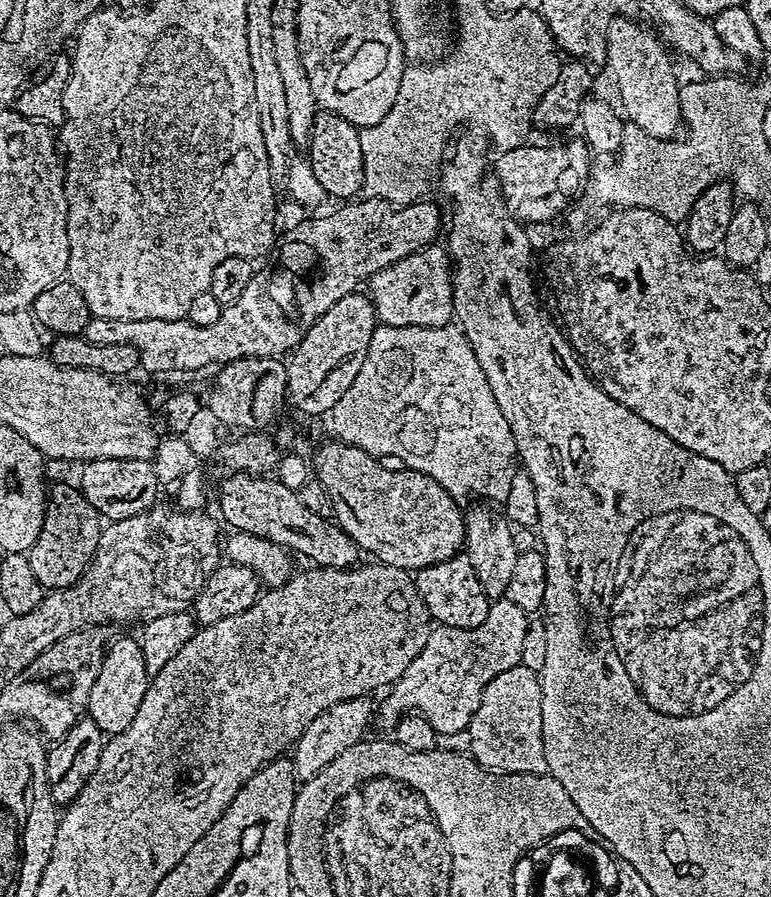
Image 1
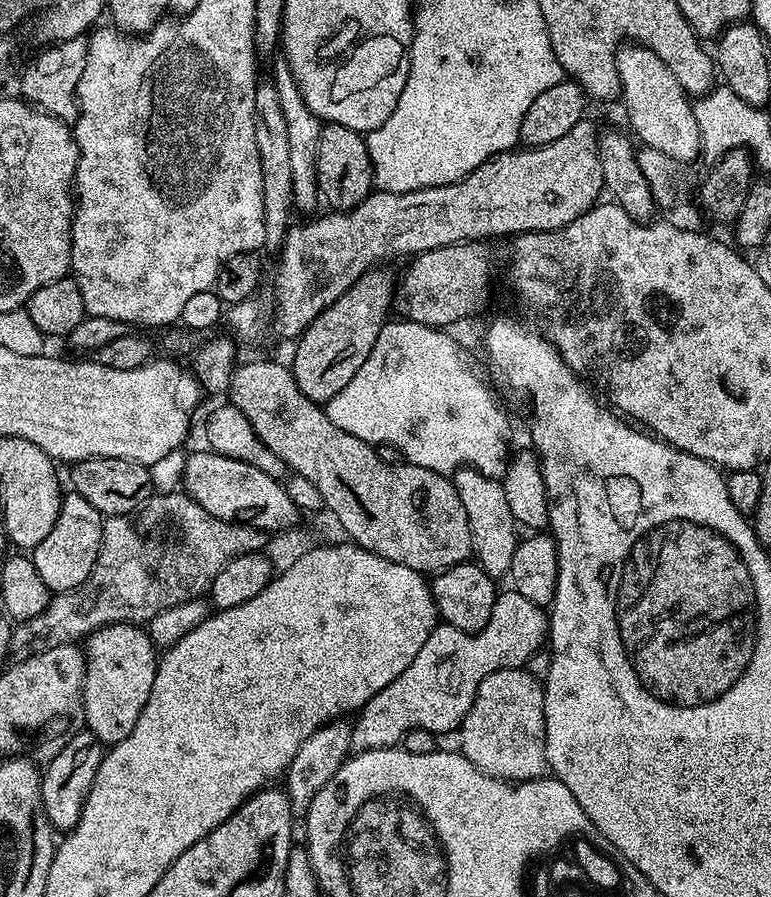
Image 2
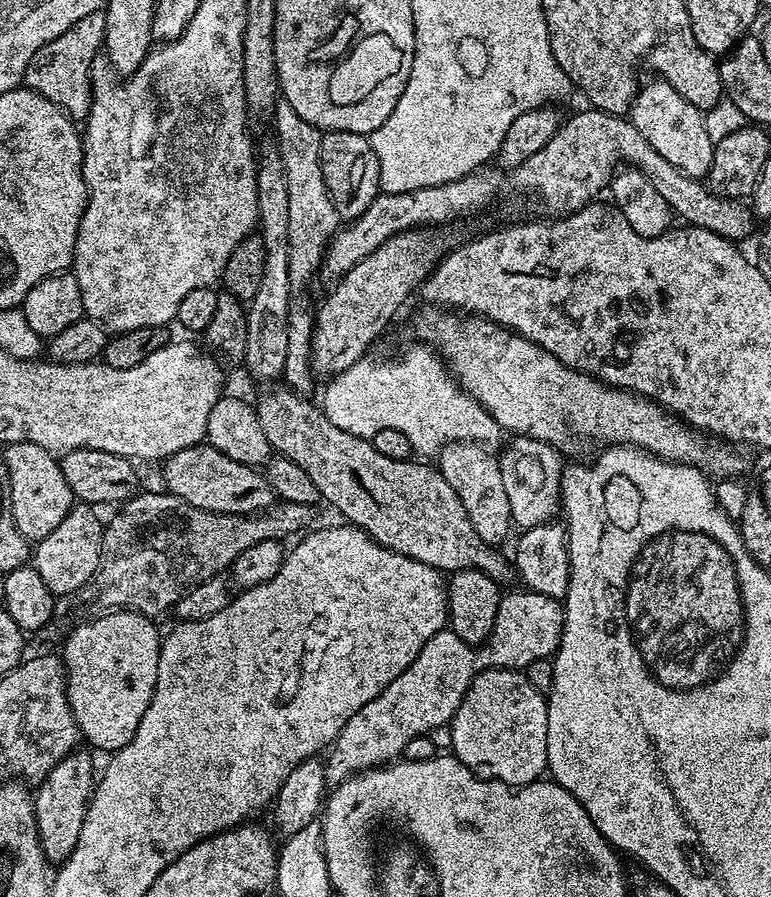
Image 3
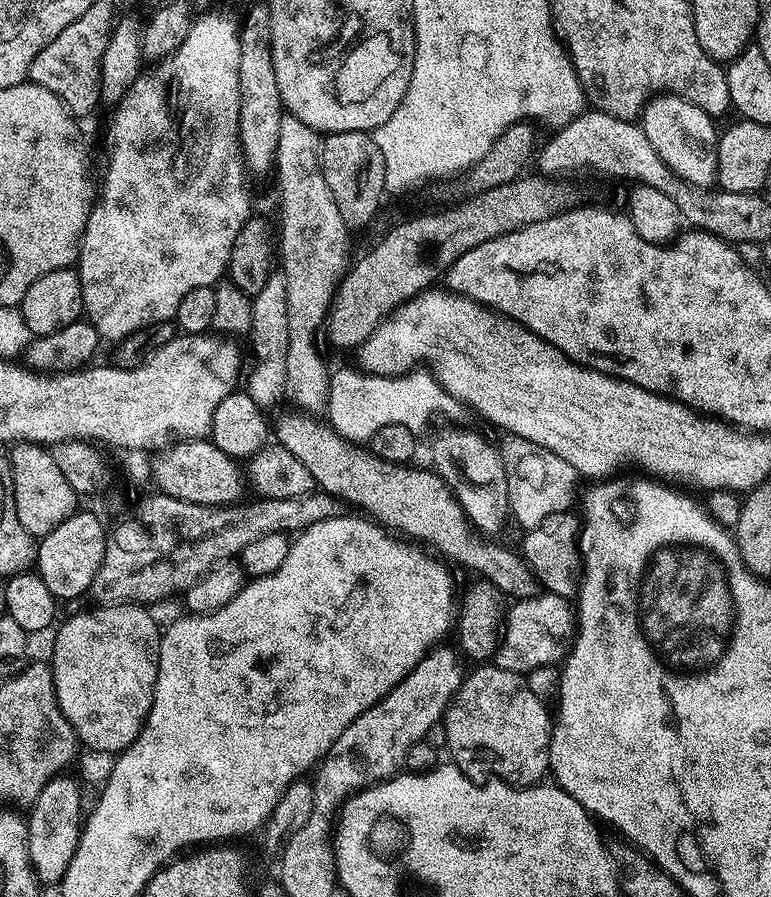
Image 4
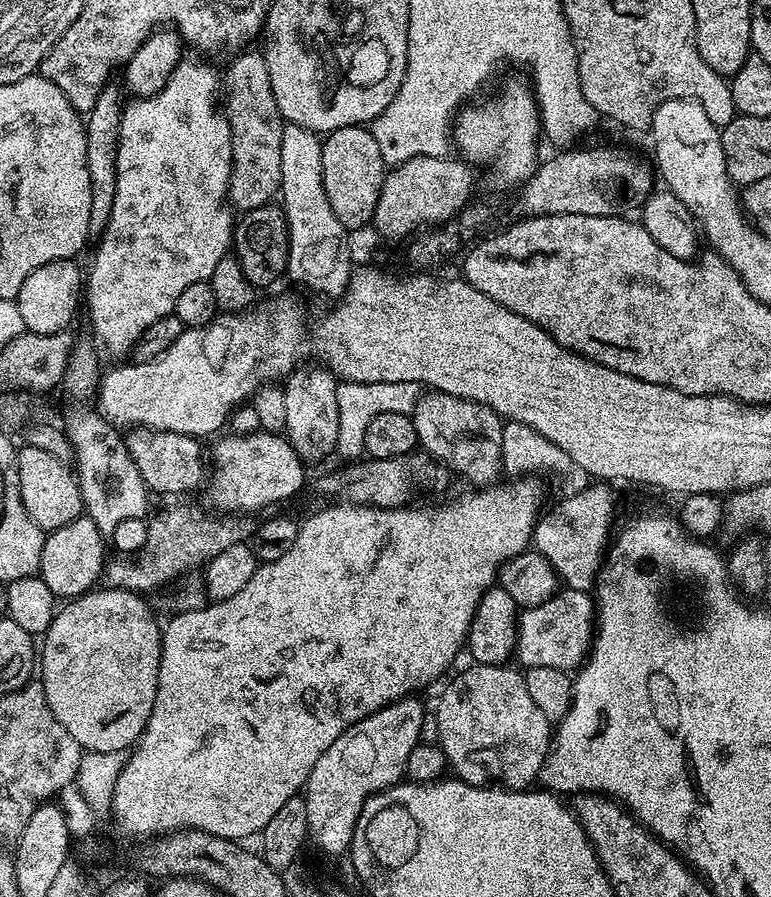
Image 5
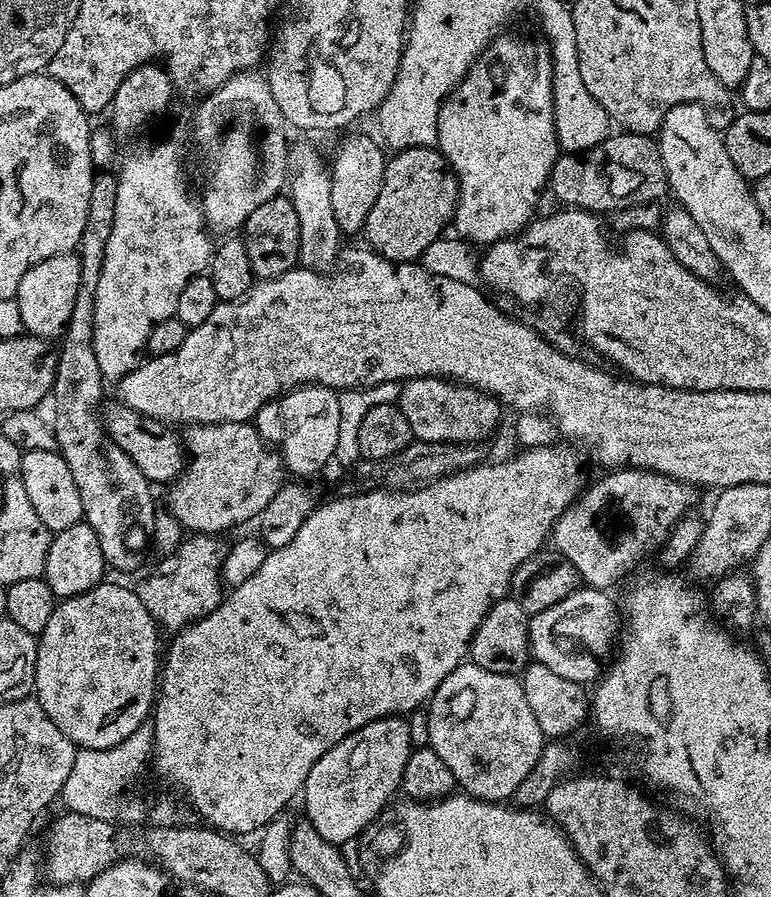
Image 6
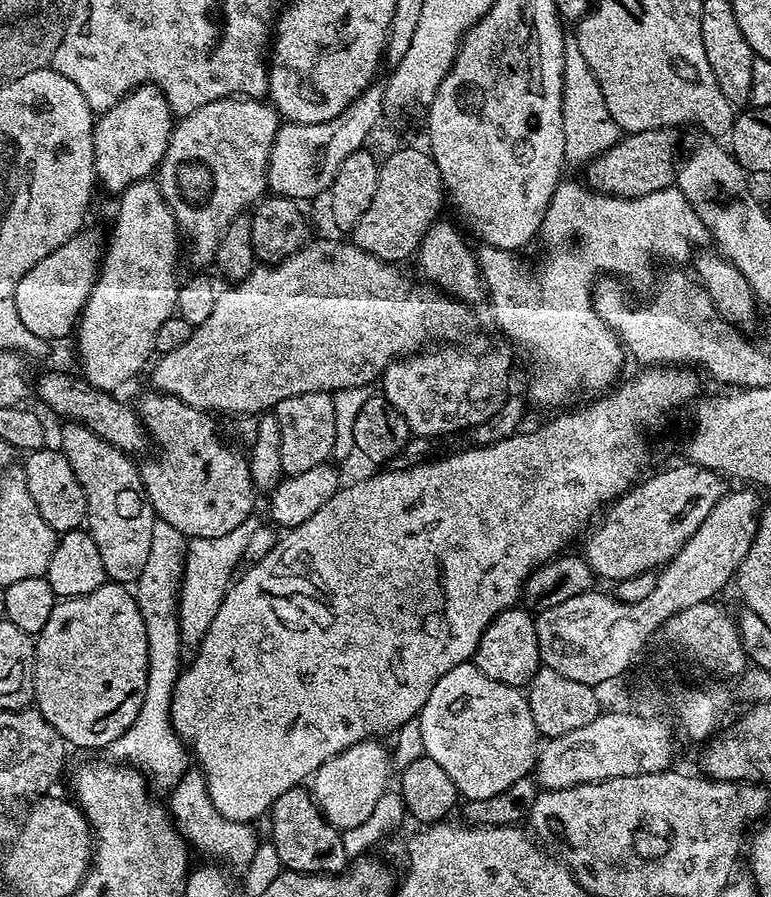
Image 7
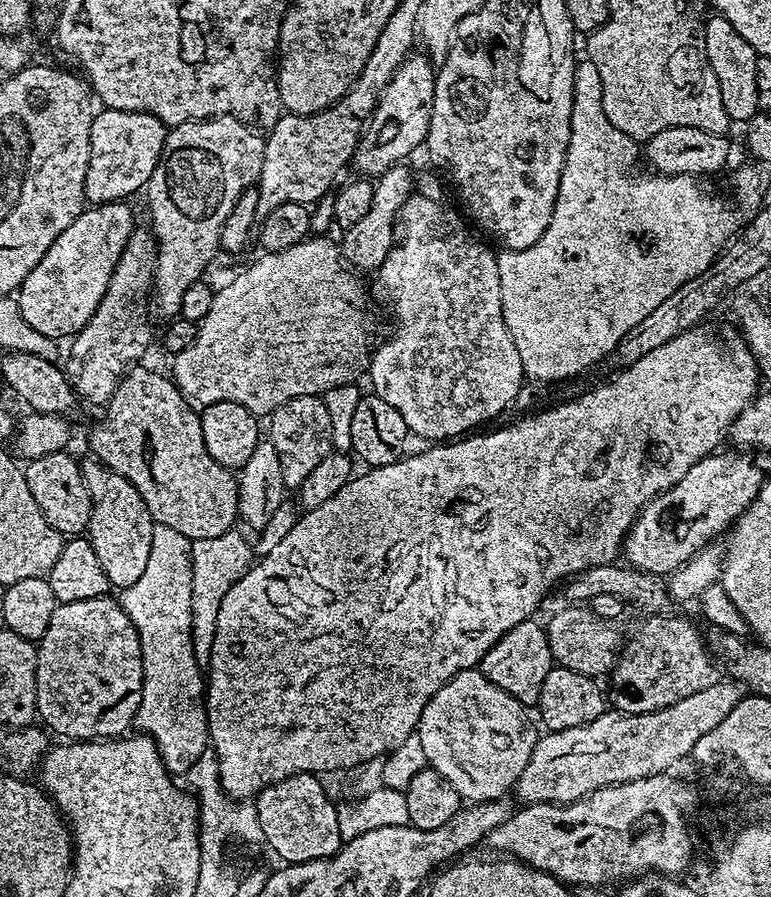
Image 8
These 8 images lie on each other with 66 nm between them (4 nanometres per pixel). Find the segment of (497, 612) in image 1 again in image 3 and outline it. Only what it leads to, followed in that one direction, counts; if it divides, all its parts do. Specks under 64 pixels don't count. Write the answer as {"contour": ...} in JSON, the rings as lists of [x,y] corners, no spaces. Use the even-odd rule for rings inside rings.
{"contour":[[[527,590],[519,591],[505,591],[501,595],[498,618],[494,618],[494,630],[483,644],[473,646],[462,642],[462,638],[458,638],[458,634],[454,634],[451,630],[434,634],[434,638],[430,638],[430,642],[426,642],[426,646],[422,646],[418,658],[414,658],[414,662],[410,662],[410,666],[406,666],[406,670],[402,670],[402,674],[398,674],[398,678],[394,678],[394,682],[390,682],[390,686],[386,686],[386,690],[382,690],[382,694],[378,694],[378,698],[374,698],[374,702],[366,702],[366,706],[362,706],[362,710],[358,710],[358,714],[354,714],[354,718],[350,718],[350,722],[346,722],[346,726],[342,726],[338,738],[327,753],[329,756],[324,764],[325,781],[329,785],[335,786],[341,784],[343,780],[348,780],[351,776],[359,776],[361,772],[370,772],[381,766],[387,766],[397,758],[403,757],[406,742],[410,742],[410,738],[426,736],[436,728],[451,725],[452,716],[458,710],[470,682],[484,669],[525,670],[531,663],[538,662],[539,659],[549,659],[555,653],[562,638],[563,603],[546,594]]]}

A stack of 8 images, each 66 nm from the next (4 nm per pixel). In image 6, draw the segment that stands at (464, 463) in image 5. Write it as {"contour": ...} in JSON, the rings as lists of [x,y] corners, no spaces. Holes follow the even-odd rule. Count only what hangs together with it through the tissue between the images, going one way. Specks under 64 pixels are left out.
{"contour":[[[417,376],[415,380],[403,381],[398,405],[410,422],[410,430],[417,441],[426,443],[470,443],[484,439],[500,424],[502,405],[494,396],[463,382],[446,380],[438,376]]]}

